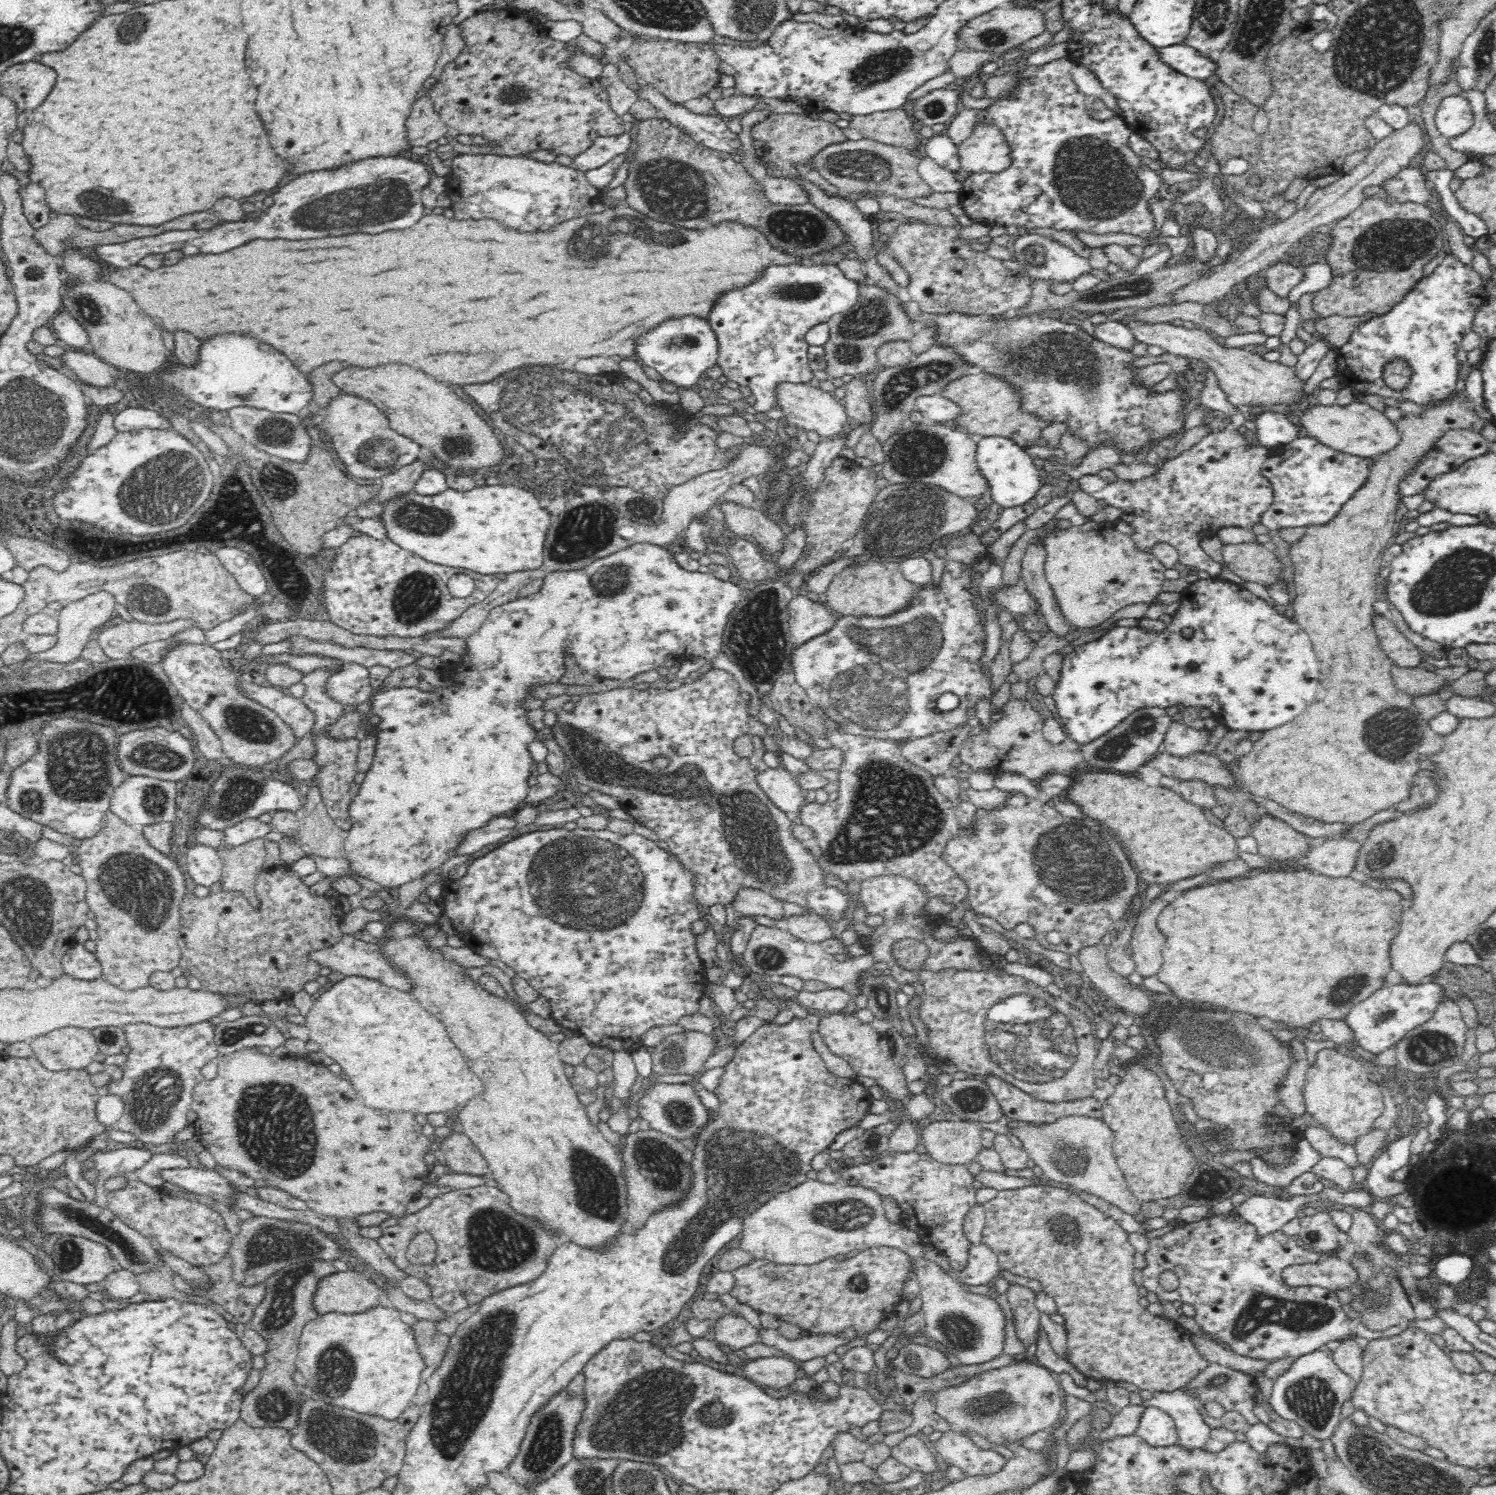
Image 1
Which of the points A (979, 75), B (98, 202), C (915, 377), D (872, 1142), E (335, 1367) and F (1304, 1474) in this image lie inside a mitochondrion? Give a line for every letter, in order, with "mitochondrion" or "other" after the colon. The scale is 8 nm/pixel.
A: other
B: mitochondrion
C: mitochondrion
D: other
E: mitochondrion
F: other

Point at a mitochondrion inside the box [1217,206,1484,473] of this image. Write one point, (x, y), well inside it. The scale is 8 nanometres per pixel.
(1394, 245)

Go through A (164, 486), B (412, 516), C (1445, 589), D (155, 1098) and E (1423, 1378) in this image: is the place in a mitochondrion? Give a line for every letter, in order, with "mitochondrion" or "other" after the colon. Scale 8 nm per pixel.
A: mitochondrion
B: mitochondrion
C: mitochondrion
D: mitochondrion
E: other

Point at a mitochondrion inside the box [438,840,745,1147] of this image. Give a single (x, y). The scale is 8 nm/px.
(681, 1114)

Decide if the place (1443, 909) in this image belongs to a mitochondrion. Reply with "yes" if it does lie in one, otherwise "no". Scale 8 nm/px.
no

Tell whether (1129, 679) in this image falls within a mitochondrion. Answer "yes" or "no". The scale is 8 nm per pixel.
no

